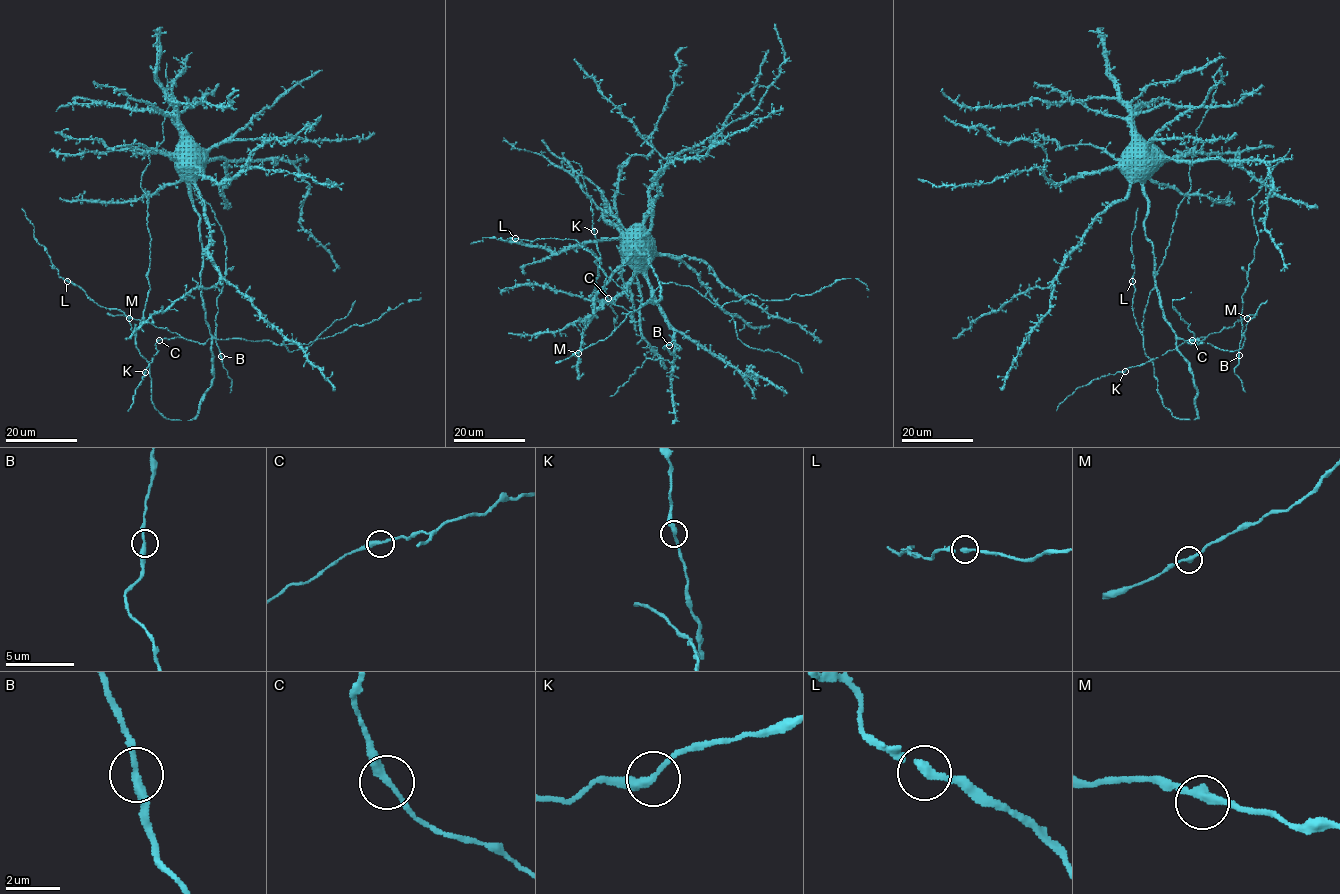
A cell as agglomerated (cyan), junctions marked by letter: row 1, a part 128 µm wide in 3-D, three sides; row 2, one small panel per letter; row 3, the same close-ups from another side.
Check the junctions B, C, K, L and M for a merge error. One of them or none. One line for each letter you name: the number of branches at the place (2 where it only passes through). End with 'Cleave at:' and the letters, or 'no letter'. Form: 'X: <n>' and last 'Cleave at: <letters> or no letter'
Cleave at: no letter

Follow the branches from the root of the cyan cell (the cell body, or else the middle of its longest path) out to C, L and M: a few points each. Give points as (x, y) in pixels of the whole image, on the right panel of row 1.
C: (1137, 164), (1162, 317), (1178, 337), (1189, 343), (1205, 337), (1192, 340)
L: (1137, 164), (1154, 181), (1174, 186), (1185, 195), (1154, 277), (1142, 332), (1133, 313), (1132, 281)
M: (1137, 164), (1147, 202), (1145, 234), (1153, 247), (1164, 320), (1178, 337), (1196, 343), (1247, 318)

